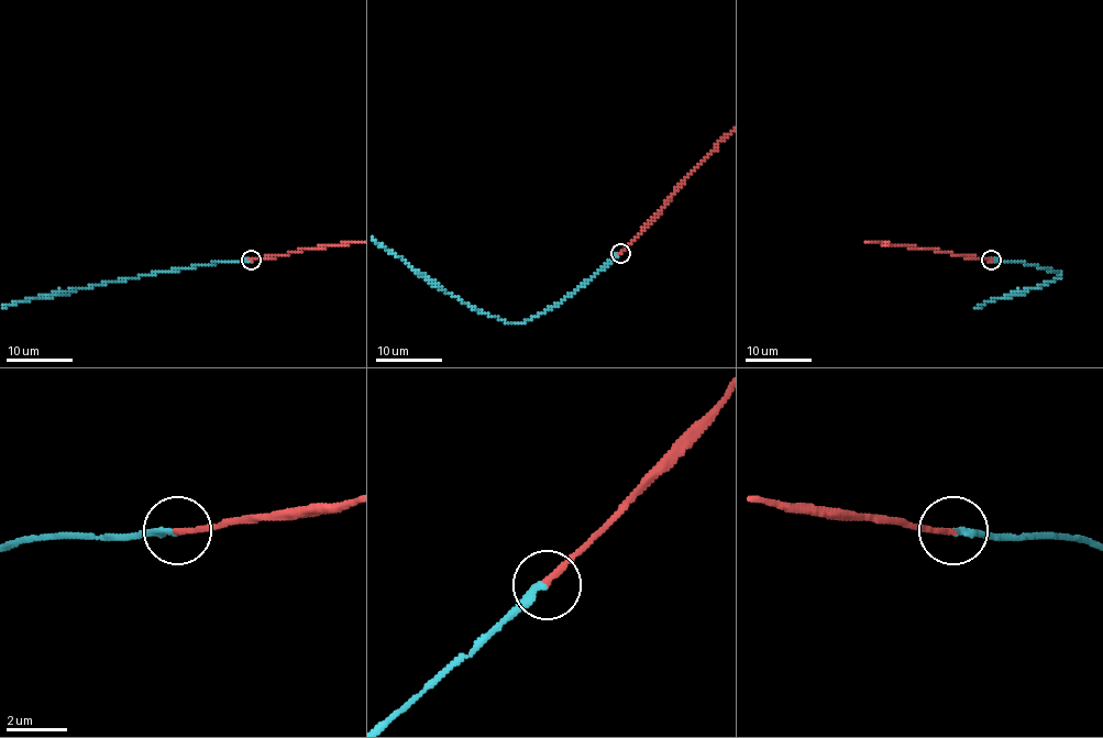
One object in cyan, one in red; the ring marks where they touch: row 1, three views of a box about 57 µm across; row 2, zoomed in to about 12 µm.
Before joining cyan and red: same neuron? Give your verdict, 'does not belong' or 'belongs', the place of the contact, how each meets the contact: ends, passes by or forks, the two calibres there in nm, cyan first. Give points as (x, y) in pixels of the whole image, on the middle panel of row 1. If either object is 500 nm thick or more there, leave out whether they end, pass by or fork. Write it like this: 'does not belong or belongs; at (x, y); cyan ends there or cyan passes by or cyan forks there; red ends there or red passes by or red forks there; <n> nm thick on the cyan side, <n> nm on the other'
belongs; at (620, 253); cyan ends there; red ends there; 200 nm thick on the cyan side, 190 nm on the other

